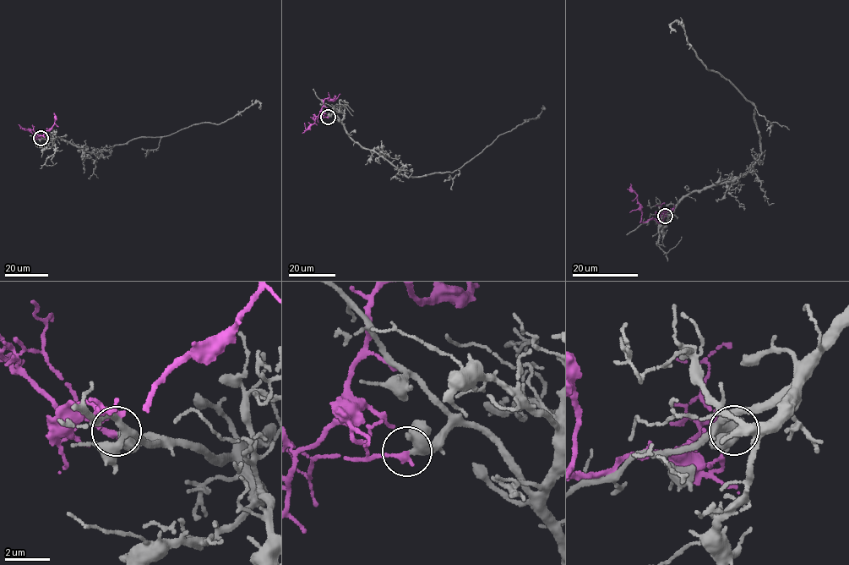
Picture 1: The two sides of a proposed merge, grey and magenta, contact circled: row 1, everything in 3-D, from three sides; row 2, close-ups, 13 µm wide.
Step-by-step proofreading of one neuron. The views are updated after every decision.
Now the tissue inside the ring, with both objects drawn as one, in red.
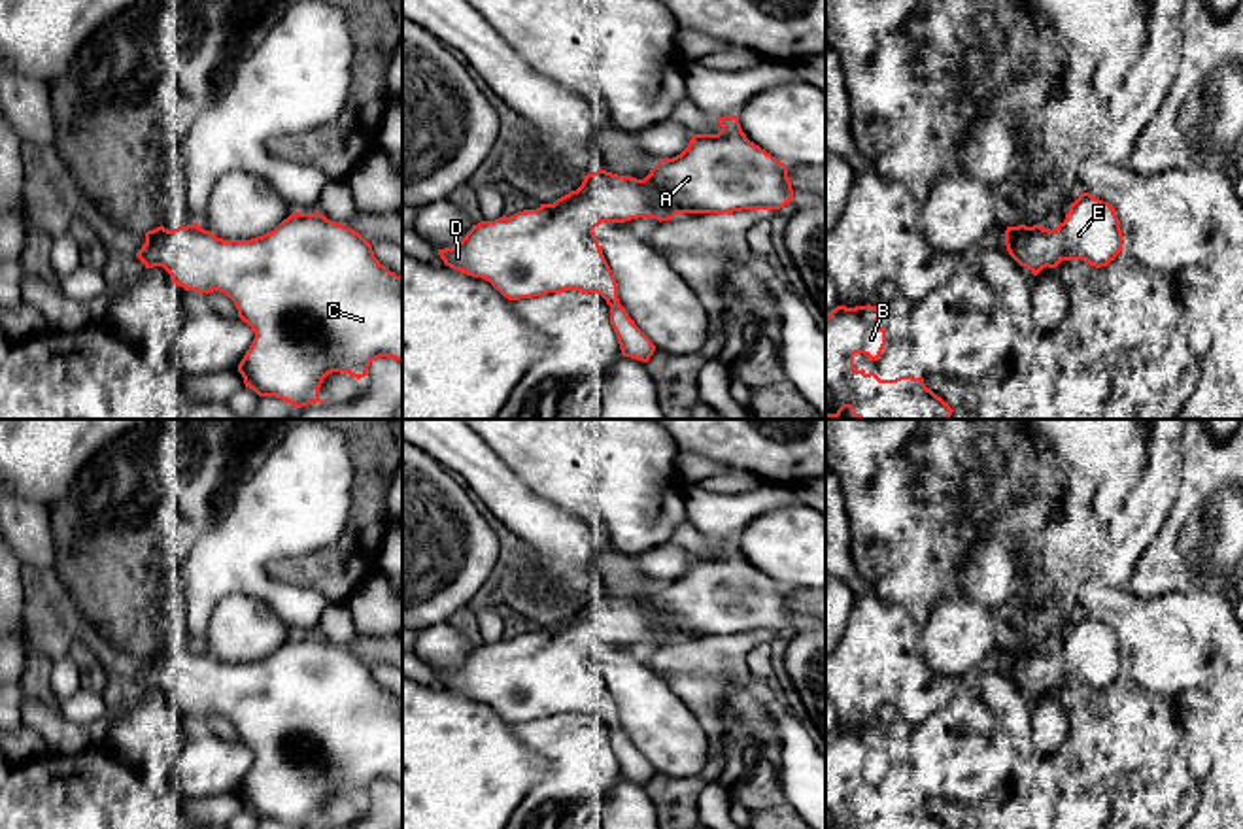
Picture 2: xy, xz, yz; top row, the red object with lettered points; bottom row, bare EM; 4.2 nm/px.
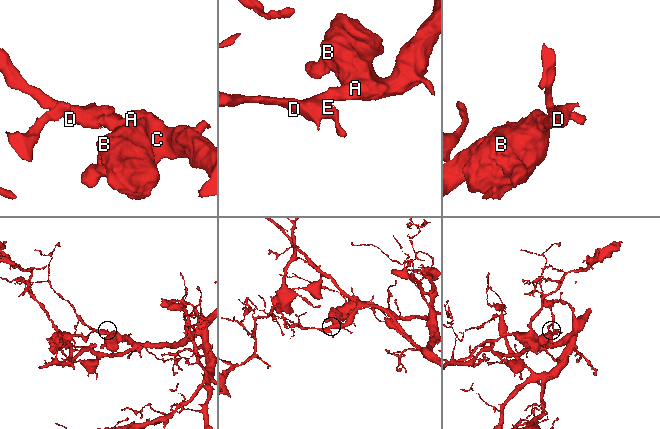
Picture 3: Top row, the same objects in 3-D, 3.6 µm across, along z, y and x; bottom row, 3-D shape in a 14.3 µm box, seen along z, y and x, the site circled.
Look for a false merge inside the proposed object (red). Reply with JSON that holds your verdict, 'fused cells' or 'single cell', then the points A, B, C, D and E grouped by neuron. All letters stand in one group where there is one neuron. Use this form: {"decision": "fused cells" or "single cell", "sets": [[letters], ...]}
{"decision": "fused cells", "sets": [["A", "B", "C"], ["D", "E"]]}

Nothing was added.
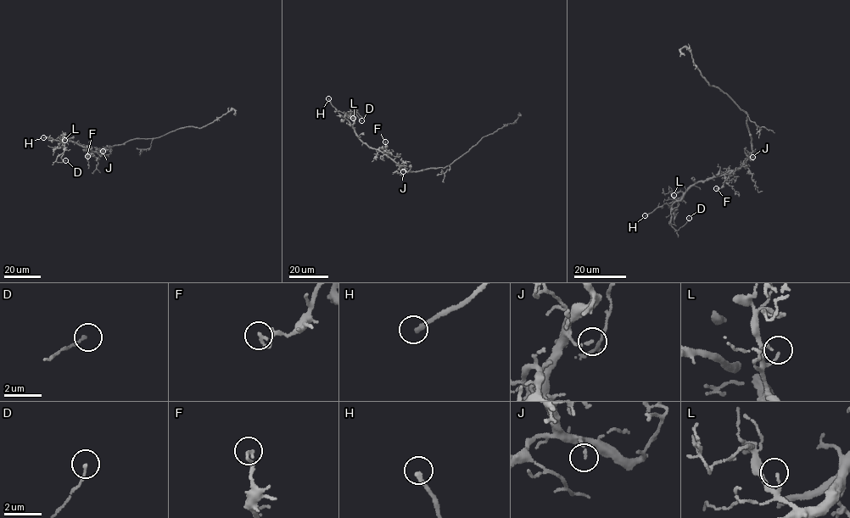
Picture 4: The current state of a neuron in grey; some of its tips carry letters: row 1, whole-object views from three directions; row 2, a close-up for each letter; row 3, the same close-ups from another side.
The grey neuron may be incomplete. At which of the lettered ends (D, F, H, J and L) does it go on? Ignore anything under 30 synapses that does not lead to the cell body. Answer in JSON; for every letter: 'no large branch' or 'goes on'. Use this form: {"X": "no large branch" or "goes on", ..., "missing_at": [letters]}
{"D": "no large branch", "F": "no large branch", "H": "goes on", "J": "no large branch", "L": "no large branch", "missing_at": ["H"]}

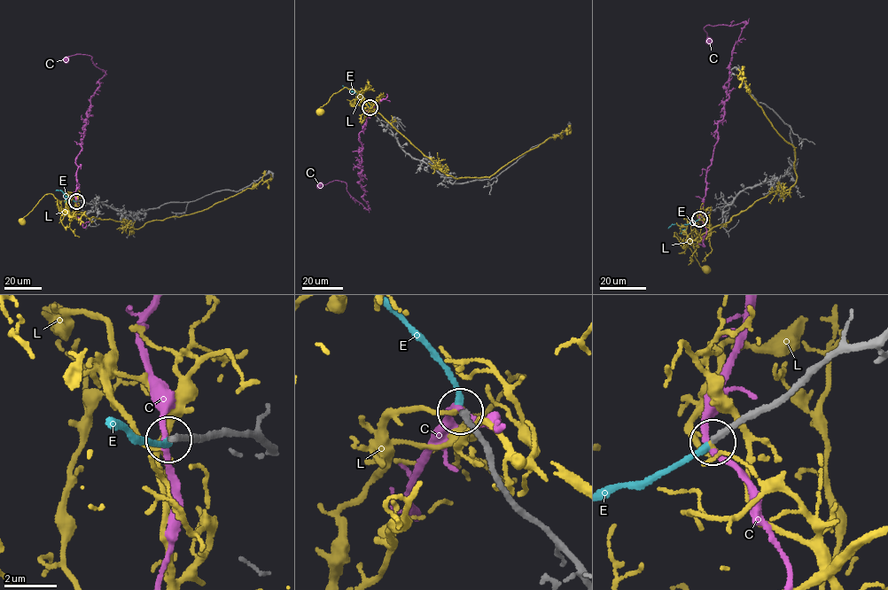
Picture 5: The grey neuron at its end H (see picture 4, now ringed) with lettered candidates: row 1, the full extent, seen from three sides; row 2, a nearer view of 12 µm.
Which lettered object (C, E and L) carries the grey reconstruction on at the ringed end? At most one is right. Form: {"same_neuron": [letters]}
{"same_neuron": ["E"]}

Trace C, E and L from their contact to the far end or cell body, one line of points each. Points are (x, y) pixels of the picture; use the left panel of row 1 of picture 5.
C: (76, 201), (75, 158), (81, 149), (90, 98), (105, 73), (95, 65), (90, 56), (70, 56), (64, 62)
E: (76, 201), (65, 197), (61, 190), (56, 190)
L: (76, 201), (73, 197), (75, 199), (76, 213), (59, 211), (57, 199), (46, 194), (21, 221)

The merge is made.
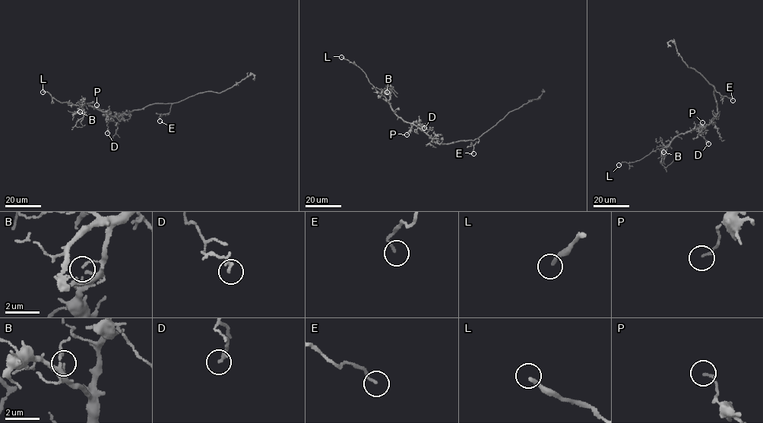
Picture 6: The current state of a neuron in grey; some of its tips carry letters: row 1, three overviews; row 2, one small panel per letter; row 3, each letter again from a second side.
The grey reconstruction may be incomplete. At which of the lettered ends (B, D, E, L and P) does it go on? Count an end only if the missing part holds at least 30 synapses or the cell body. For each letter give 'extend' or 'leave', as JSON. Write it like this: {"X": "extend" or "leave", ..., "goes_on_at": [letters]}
{"B": "leave", "D": "leave", "E": "leave", "L": "extend", "P": "leave", "goes_on_at": ["L"]}

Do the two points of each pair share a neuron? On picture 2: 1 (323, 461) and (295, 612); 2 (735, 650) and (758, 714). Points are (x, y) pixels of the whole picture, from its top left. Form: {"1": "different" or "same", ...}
{"1": "same", "2": "different"}

